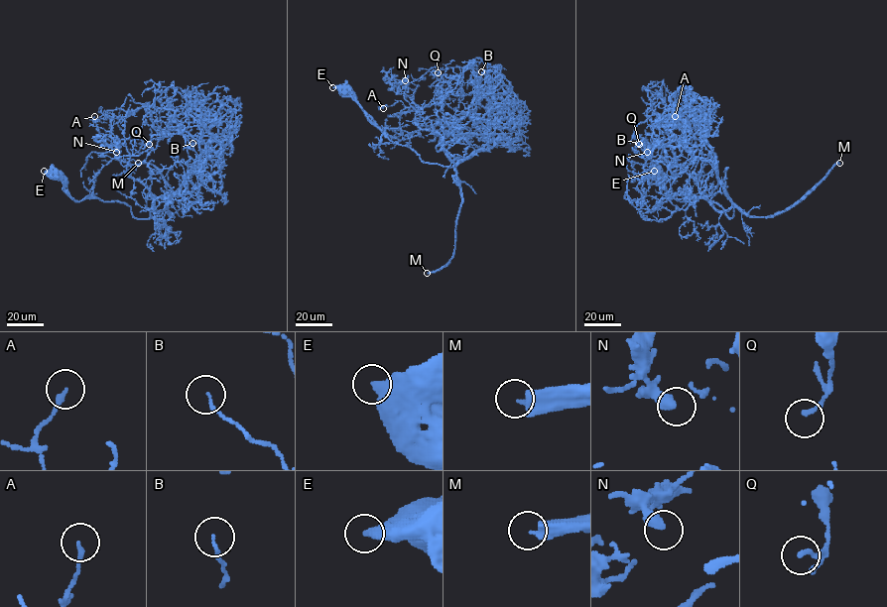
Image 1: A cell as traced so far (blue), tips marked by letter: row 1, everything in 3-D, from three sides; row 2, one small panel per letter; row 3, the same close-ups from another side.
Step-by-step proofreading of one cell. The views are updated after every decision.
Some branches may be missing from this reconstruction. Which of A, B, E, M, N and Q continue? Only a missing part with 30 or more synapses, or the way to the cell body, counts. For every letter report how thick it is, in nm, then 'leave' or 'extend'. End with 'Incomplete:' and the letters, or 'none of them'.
A: 160 nm | leave
B: 100 nm | leave
E: 500 nm | leave
M: 440 nm | extend
N: 440 nm | extend
Q: 170 nm | leave
Incomplete: M, N

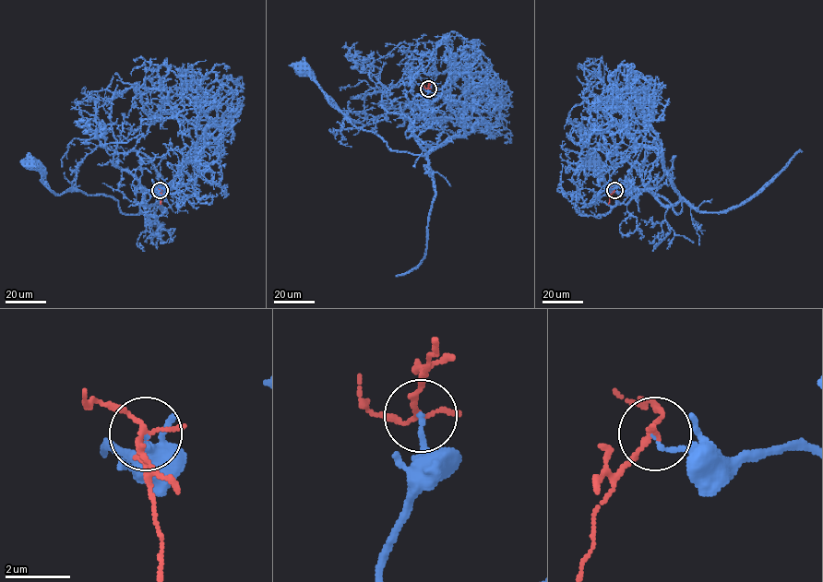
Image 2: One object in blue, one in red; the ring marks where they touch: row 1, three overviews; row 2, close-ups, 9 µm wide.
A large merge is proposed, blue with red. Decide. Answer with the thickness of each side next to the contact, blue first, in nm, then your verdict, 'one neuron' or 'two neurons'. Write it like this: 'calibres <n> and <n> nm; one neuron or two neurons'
calibres 120 and 140 nm; one neuron

